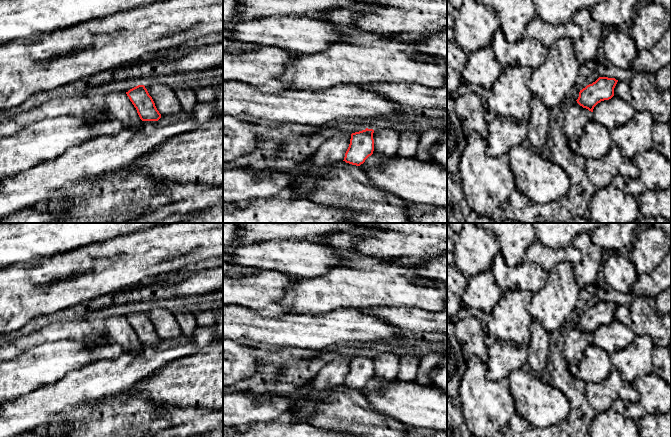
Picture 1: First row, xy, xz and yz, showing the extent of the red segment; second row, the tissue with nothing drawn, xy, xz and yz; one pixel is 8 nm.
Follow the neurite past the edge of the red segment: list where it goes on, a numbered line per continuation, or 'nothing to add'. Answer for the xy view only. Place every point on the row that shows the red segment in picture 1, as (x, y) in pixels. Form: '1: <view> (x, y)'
nothing to add

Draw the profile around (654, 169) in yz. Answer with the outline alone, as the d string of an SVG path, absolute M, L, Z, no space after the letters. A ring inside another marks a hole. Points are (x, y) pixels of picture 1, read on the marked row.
M654 148L637 153L632 162L639 170L639 177L626 179L626 190L637 200L646 190L666 189L671 184L671 163Z

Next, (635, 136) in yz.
M636 111L630 121L611 131L611 139L614 144L620 147L623 155L632 160L637 153L644 152L653 148L652 128L654 124L655 119L650 113Z

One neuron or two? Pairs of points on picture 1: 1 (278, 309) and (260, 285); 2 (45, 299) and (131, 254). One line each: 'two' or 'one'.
1: one
2: one

